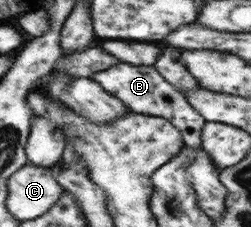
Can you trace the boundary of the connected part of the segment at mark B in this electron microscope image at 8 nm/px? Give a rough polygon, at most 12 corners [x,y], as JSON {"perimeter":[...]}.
{"perimeter":[[154,65],[91,78],[131,112],[164,117],[202,149],[206,119]]}

